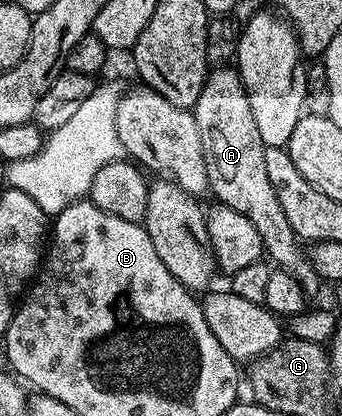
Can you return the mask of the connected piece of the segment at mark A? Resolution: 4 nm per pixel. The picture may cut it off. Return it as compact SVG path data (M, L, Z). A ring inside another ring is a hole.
M225 64L210 69L203 92L199 92L199 100L193 105L192 112L195 124L199 124L199 140L203 140L212 197L217 197L220 205L235 208L239 216L247 216L247 220L251 220L251 224L255 224L259 231L261 248L268 261L295 276L306 295L313 296L319 285L317 273L287 216L283 216L283 208L279 208L279 196L275 196L275 188L271 188L267 163L263 160L265 145L259 136L255 116L251 116L251 100L247 100L243 80L236 69Z

